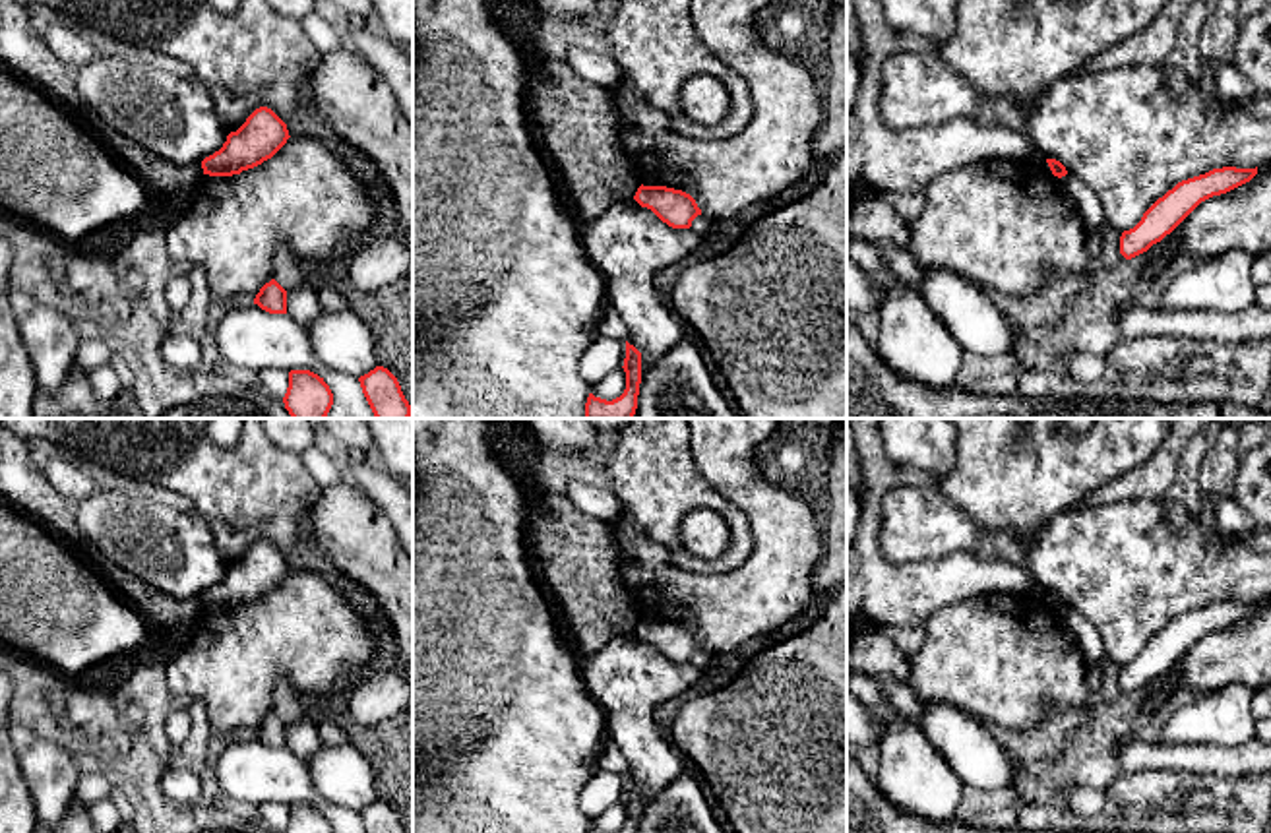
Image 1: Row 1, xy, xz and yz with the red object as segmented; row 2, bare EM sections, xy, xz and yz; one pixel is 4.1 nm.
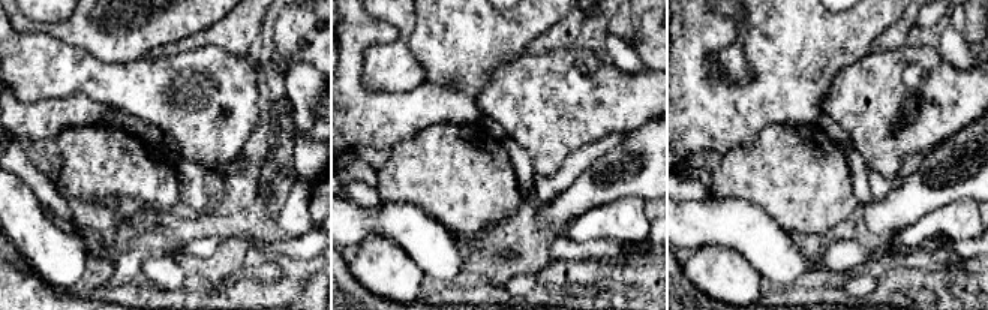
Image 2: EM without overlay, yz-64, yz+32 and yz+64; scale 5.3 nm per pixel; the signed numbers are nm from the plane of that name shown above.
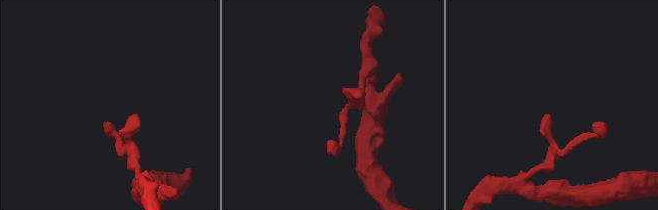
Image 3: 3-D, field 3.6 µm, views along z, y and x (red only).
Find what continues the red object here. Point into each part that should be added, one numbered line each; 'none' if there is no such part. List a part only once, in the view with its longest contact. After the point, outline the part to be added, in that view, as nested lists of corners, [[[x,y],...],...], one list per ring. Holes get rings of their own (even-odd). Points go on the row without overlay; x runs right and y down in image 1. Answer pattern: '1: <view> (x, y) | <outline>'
none

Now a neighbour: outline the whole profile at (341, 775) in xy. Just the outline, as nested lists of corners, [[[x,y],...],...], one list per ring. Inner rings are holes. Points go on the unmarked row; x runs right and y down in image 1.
[[[349,742],[322,744],[306,759],[310,781],[324,802],[360,812],[380,800],[366,757]]]

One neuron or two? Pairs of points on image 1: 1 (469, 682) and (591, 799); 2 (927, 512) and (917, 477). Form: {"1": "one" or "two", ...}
{"1": "two", "2": "two"}

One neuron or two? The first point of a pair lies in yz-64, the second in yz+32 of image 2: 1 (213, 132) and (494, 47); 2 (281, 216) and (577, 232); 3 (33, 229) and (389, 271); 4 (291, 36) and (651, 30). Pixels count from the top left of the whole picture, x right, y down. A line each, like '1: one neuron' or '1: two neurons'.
1: two neurons
2: one neuron
3: one neuron
4: one neuron

